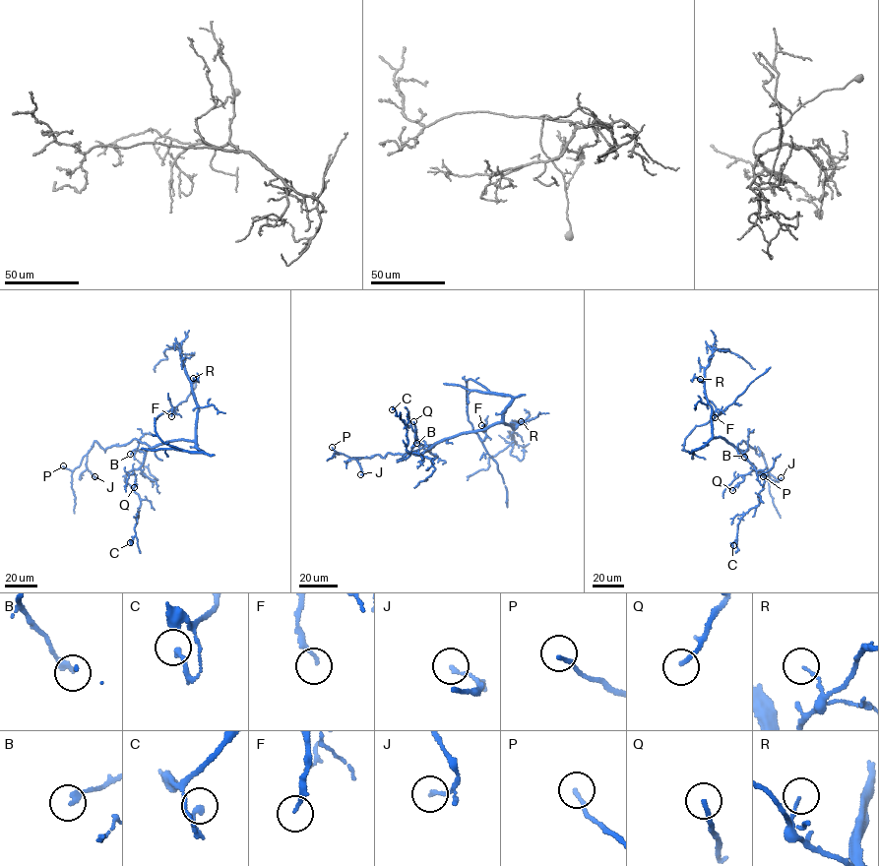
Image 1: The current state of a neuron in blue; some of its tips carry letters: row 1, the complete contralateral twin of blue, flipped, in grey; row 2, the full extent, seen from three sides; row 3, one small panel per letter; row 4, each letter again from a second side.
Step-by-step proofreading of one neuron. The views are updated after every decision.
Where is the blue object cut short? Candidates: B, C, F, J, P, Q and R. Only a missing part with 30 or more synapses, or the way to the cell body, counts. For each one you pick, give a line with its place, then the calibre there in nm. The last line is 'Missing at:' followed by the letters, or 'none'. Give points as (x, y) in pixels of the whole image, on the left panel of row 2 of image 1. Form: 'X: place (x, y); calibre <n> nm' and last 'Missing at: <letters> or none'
Missing at: none

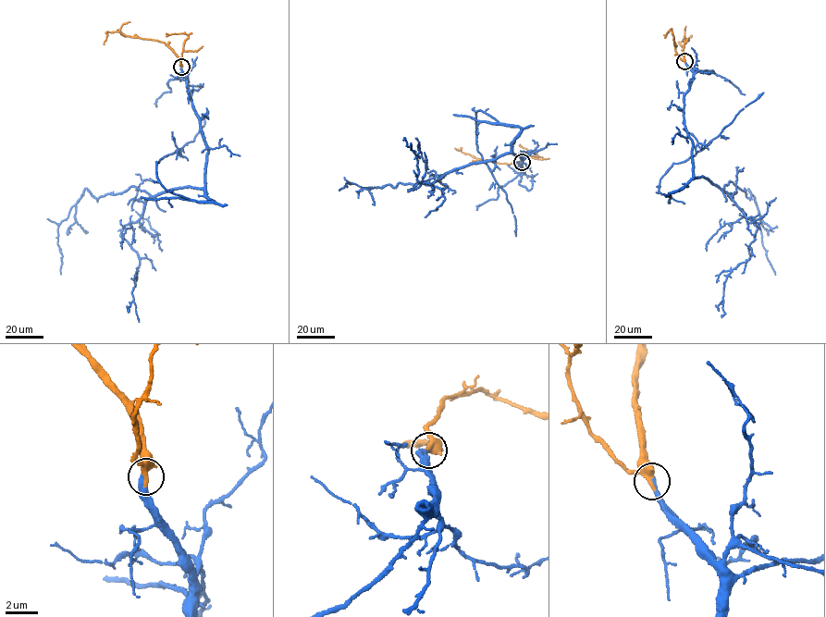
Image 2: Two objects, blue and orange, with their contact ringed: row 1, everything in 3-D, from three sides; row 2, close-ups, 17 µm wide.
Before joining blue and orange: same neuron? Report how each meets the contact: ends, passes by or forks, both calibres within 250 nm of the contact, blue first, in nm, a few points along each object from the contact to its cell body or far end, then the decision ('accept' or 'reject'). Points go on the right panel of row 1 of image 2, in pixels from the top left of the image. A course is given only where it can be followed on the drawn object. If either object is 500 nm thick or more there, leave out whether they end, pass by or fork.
blue ends there; orange passes by; 360 nm thick on the blue side, 360 nm on the other; blue runs (685, 61), (693, 73), (683, 110), (693, 175), (721, 189), (732, 182), (749, 198), (748, 190), (775, 275); orange runs (685, 61), (683, 50), (687, 41), (684, 38), (679, 43), (682, 55); accept

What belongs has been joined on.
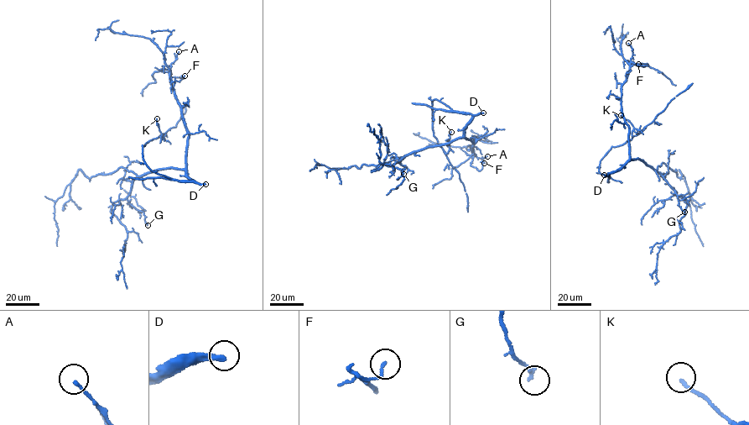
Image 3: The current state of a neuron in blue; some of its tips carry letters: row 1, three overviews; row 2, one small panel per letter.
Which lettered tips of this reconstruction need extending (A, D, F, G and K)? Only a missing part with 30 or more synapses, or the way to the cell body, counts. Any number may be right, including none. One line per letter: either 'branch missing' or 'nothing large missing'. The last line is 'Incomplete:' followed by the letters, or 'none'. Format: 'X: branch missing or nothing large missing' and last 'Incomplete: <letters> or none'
A: nothing large missing
D: branch missing
F: nothing large missing
G: nothing large missing
K: branch missing
Incomplete: D, K

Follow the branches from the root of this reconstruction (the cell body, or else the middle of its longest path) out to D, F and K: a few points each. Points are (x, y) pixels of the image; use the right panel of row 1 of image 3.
D: (630, 160), (619, 170), (604, 175)
F: (630, 160), (629, 127), (622, 112), (621, 88), (631, 63), (647, 65), (638, 64)
K: (630, 160), (609, 175), (599, 171), (600, 159), (611, 147), (622, 145), (644, 128), (637, 130), (621, 115)

